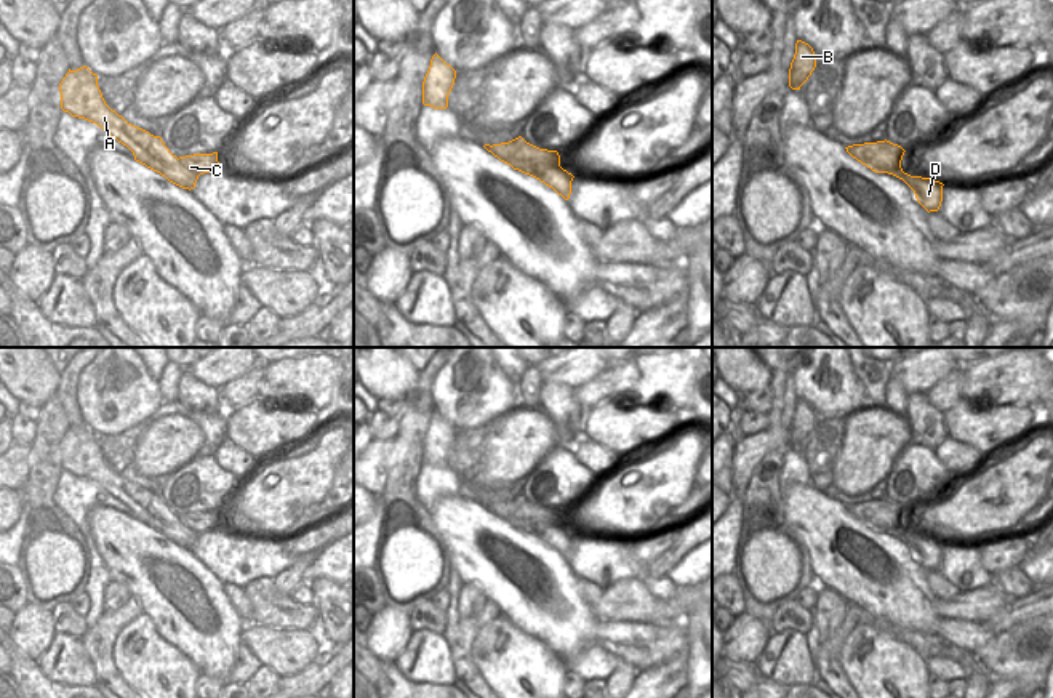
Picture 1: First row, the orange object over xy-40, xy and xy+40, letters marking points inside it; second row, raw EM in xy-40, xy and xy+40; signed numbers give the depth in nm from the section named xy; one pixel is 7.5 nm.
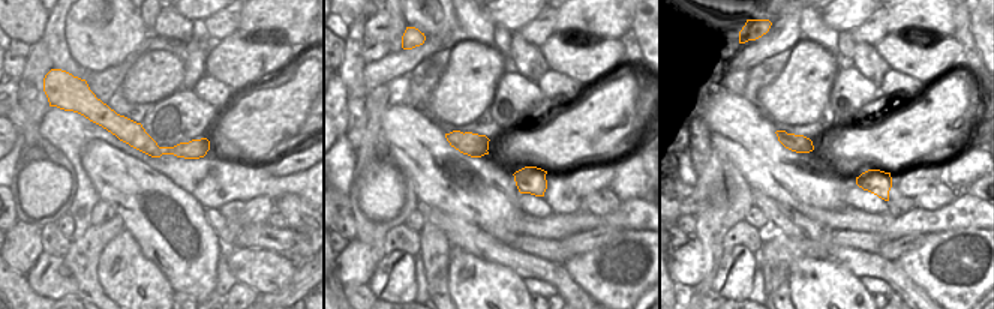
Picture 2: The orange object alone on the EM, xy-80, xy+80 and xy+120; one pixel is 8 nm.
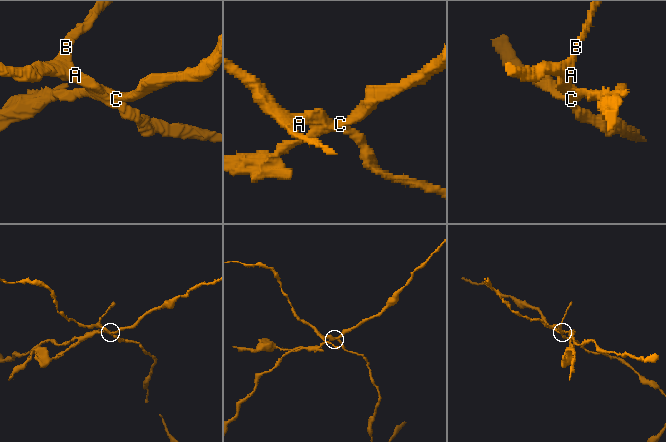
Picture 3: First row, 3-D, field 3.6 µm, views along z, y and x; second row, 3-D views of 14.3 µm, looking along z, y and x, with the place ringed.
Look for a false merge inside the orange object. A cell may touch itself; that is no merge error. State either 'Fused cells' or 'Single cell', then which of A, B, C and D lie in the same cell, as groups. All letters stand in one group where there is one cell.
Fused cells. Groups: A B D / C.

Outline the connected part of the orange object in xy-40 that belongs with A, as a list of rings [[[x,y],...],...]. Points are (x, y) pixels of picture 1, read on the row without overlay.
[[[86,424],[70,429],[59,442],[61,467],[72,475],[85,477],[101,485],[109,495],[126,504],[134,519],[160,532],[170,541],[194,548],[200,533],[190,530],[170,511],[160,495],[128,482],[112,469],[98,445],[98,434]]]

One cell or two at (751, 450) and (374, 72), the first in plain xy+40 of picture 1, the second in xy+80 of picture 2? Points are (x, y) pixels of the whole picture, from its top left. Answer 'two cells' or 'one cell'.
one cell

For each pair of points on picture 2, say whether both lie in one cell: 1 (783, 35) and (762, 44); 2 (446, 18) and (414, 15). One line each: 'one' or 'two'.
1: one
2: one

